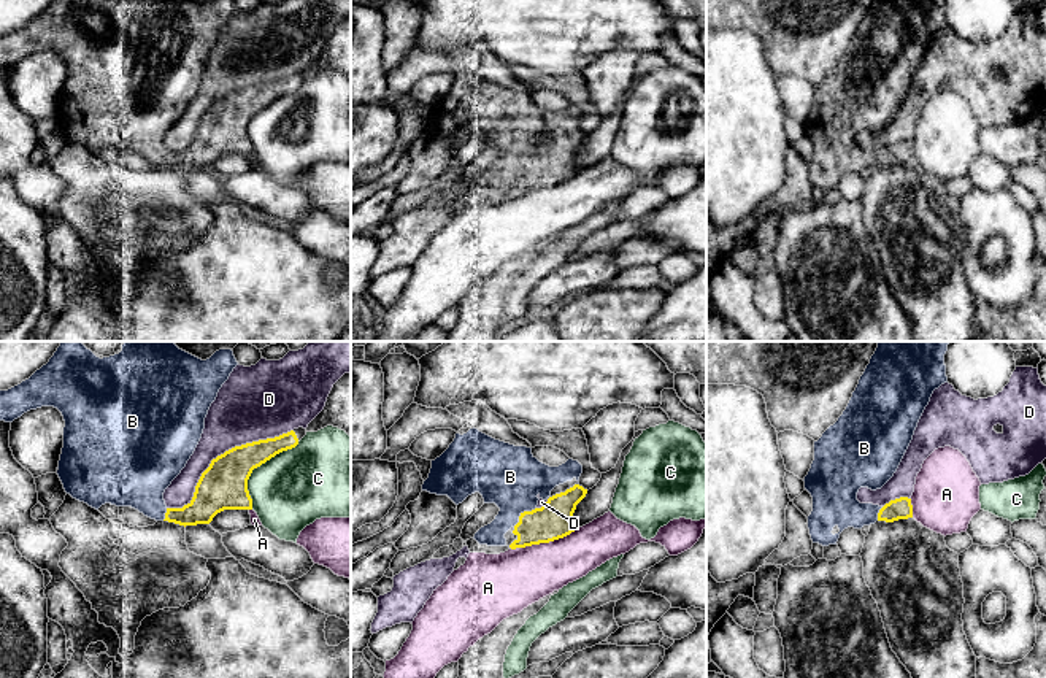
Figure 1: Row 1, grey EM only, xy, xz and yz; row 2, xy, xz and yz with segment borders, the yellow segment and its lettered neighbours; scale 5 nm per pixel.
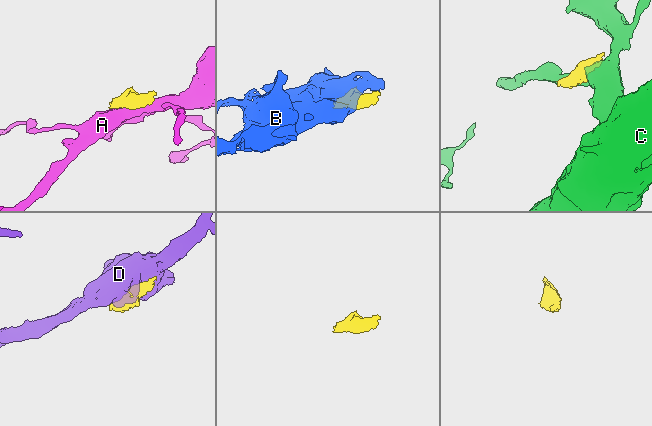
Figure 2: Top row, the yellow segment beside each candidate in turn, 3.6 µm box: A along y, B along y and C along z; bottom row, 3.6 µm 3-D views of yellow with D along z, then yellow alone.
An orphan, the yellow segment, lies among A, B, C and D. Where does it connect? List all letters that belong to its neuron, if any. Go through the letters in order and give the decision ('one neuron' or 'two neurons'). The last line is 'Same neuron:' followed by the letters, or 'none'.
A: two neurons
B: one neuron
C: two neurons
D: two neurons
Same neuron: B

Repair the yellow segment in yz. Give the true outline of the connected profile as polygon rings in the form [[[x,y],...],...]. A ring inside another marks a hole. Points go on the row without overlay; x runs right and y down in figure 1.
[[[908,141],[890,144],[878,157],[878,165],[886,165],[886,167],[894,167],[908,162],[913,162],[913,149],[911,143]]]

